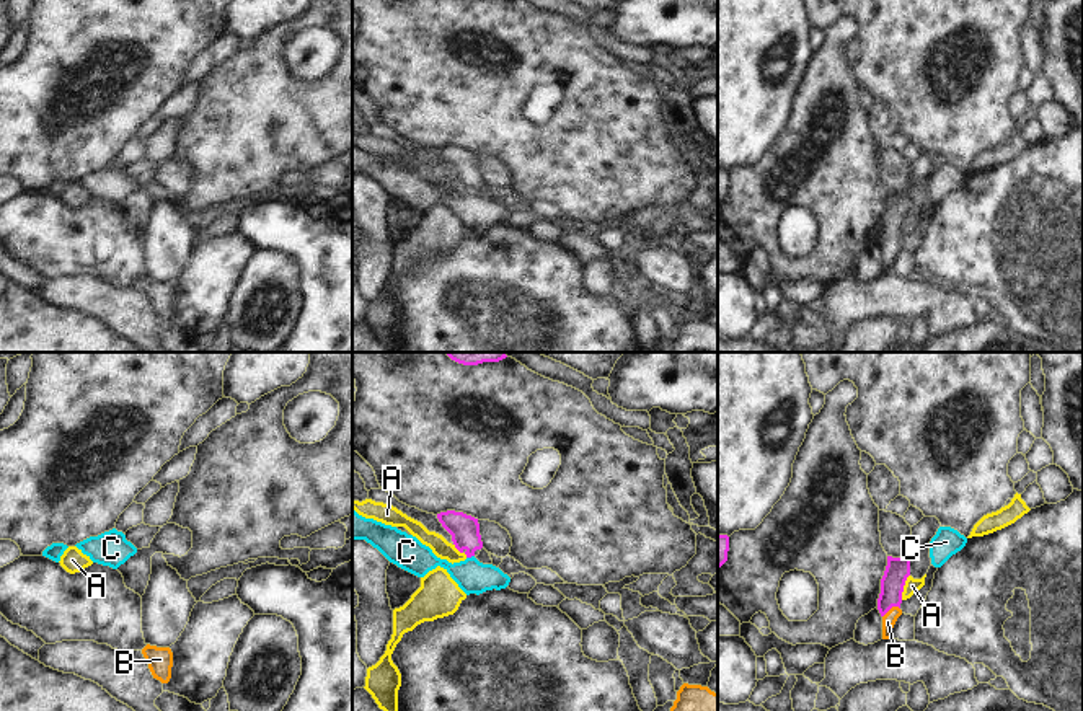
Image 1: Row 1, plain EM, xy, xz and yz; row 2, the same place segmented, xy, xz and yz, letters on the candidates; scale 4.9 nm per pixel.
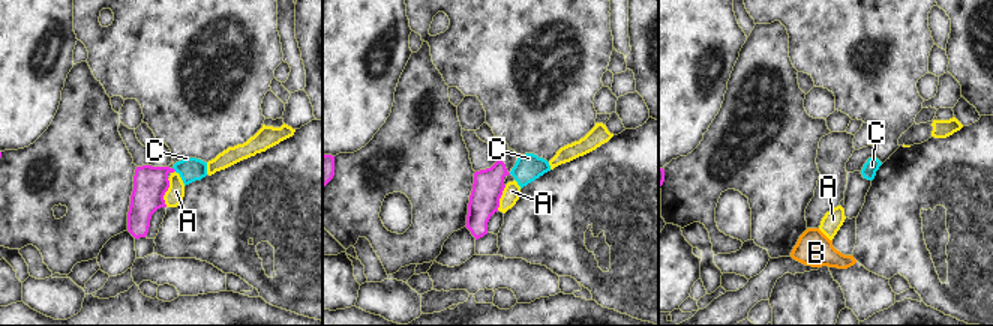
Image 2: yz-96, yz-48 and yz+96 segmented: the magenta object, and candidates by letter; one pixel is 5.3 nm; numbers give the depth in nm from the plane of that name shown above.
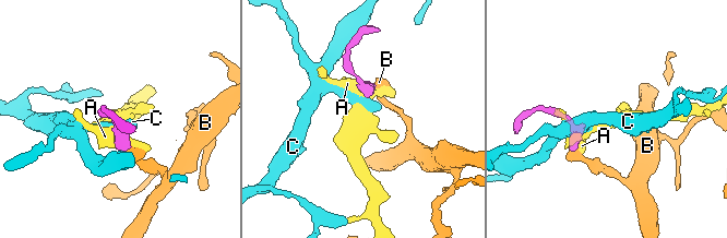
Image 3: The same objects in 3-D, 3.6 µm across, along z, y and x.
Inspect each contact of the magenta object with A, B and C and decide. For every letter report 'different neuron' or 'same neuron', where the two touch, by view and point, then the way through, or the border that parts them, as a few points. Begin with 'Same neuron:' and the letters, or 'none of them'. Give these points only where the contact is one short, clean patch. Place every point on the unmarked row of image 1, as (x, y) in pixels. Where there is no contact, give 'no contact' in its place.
Same neuron: B
A: different neuron; contact yz (902, 222); border yz (909, 209), (901, 234)
B: same neuron; contact yz (891, 242); way yz (897, 204), (891, 220), (891, 242), (889, 253)
C: different neuron; contact xz (470, 191); border xz (473, 189), (467, 193)

